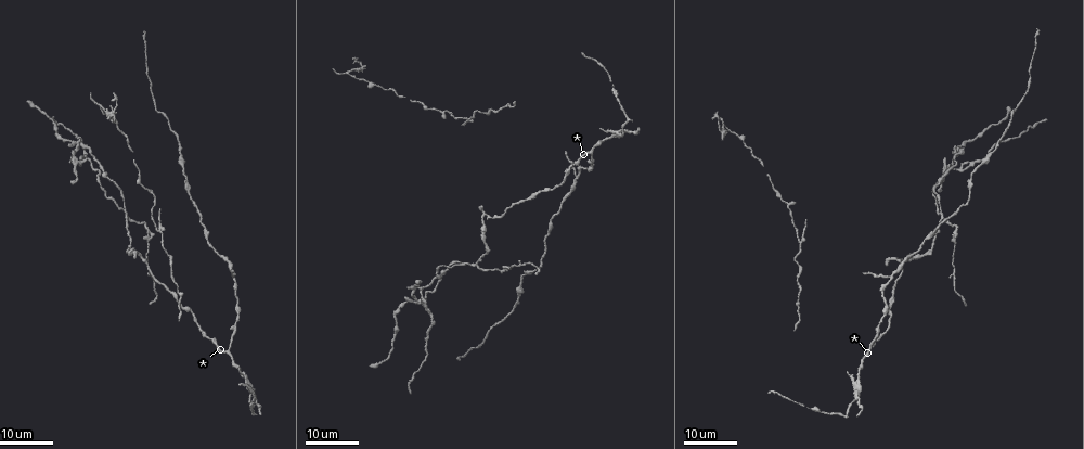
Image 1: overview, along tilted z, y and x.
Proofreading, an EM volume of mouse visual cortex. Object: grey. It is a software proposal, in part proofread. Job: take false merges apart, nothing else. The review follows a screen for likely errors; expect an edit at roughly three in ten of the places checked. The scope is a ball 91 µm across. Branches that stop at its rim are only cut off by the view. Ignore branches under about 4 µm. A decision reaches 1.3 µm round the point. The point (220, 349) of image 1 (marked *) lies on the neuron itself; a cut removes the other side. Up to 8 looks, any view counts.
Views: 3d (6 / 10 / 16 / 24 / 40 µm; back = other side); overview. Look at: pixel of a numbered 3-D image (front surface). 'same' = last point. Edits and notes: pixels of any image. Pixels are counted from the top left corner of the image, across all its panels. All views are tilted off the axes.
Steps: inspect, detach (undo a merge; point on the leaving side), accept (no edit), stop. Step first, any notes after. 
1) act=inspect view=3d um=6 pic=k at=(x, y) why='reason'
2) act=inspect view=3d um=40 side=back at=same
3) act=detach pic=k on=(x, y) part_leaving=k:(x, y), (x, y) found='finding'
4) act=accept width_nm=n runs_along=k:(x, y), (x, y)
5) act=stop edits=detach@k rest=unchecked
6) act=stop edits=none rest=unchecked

act=inspect view=3d um=16 pic=1 at=(478, 265) why='arms part here'

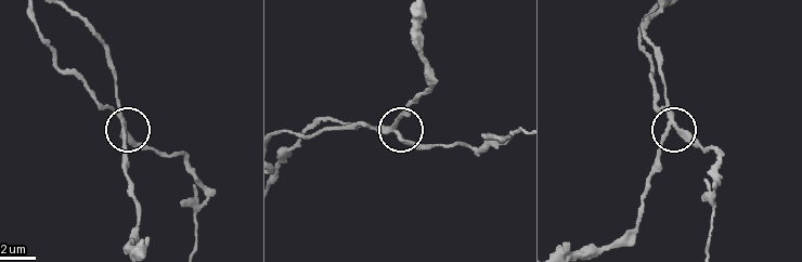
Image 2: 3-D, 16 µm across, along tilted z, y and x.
act=inspect view=3d um=10 pic=2 at=(398, 135)

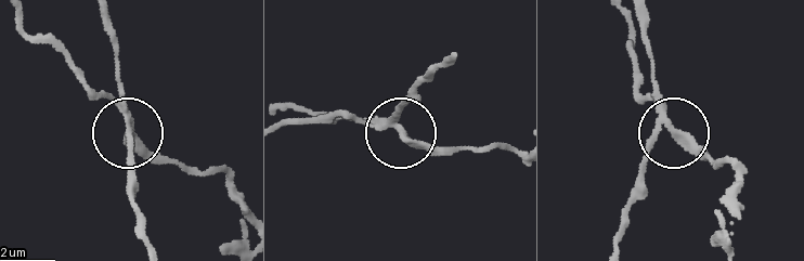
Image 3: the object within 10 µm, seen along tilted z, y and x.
act=detach pic=3 on=(139, 141) width_nm=230 part_leaving=3:(121, 109), (89, 88), (68, 59), (33, 38), (24, 17) found='a second neuron is stuck on'

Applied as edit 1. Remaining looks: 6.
act=inspect view=overview

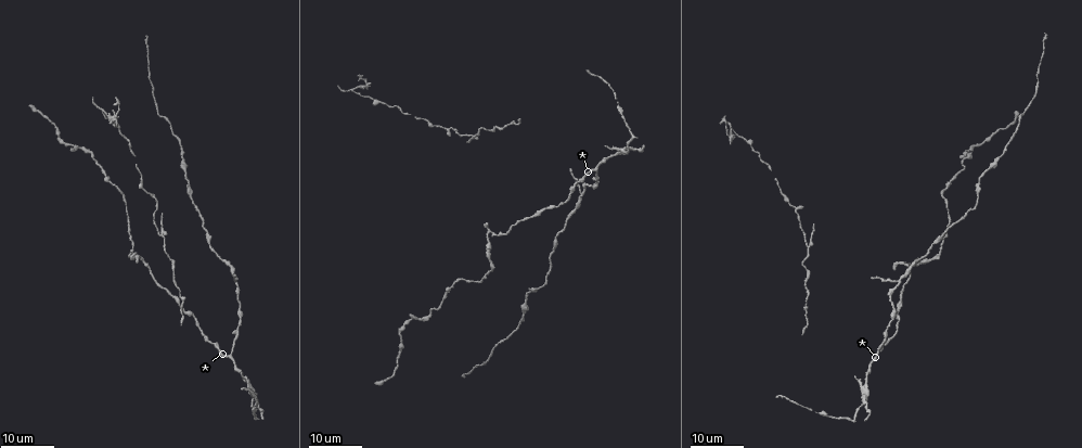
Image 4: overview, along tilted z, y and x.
act=inspect view=3d um=16 pic=4 at=(488, 232) why='three-way junction'

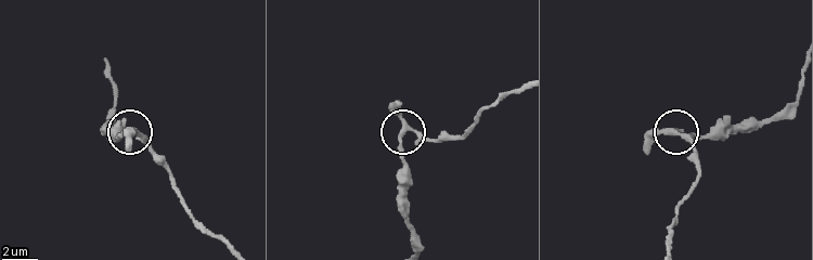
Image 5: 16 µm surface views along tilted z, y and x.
act=inspect view=3d um=10 pic=5 at=(674, 132)

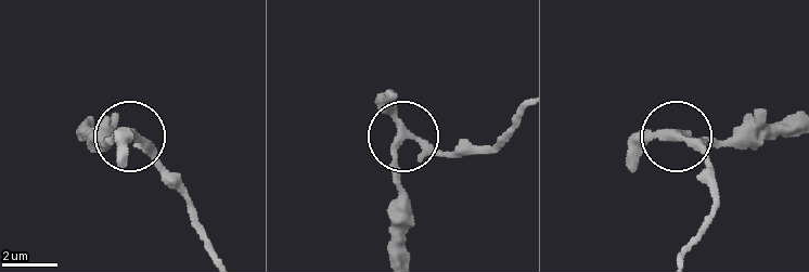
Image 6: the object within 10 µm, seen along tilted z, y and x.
act=accept width_nm=250 runs_along=6:(684, 255), (714, 201), (703, 162), (679, 137), (756, 144) found='all the same neuron'

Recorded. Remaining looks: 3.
act=inspect view=3d um=24 pic=4 at=(898, 282)

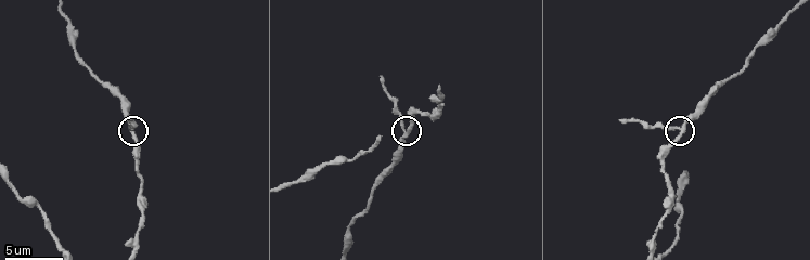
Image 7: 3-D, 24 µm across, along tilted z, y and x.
act=inspect view=3d um=6 pic=7 at=(680, 128)

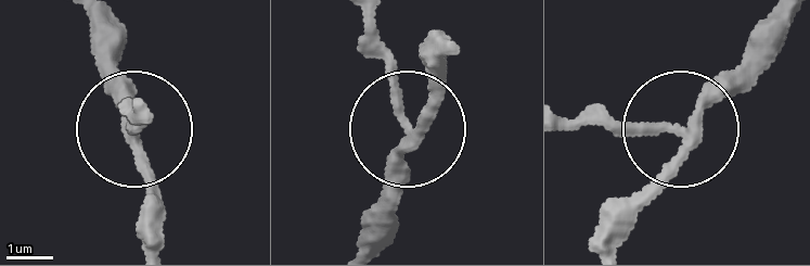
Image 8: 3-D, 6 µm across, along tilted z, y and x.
act=detach pic=8 on=(385, 66) width_nm=210 part_leaving=8:(408, 124), (376, 11) found='a second neuron is stuck on'

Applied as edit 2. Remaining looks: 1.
act=stop edits=detach@3,detach@8 rest=unchecked

